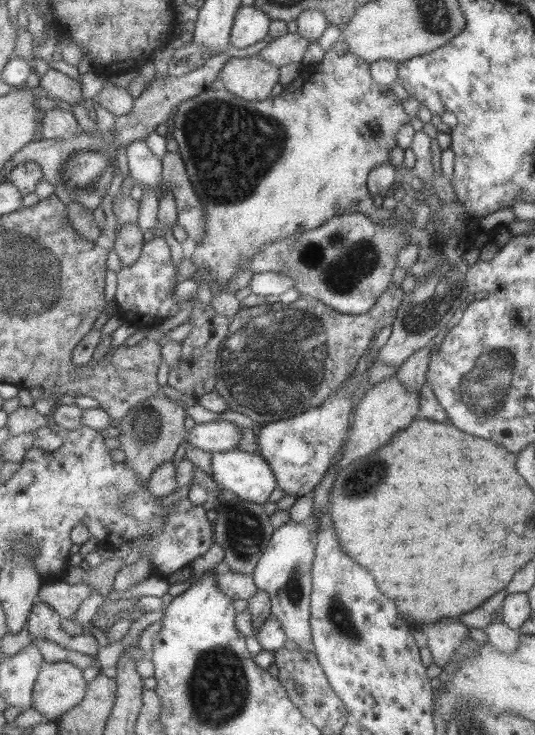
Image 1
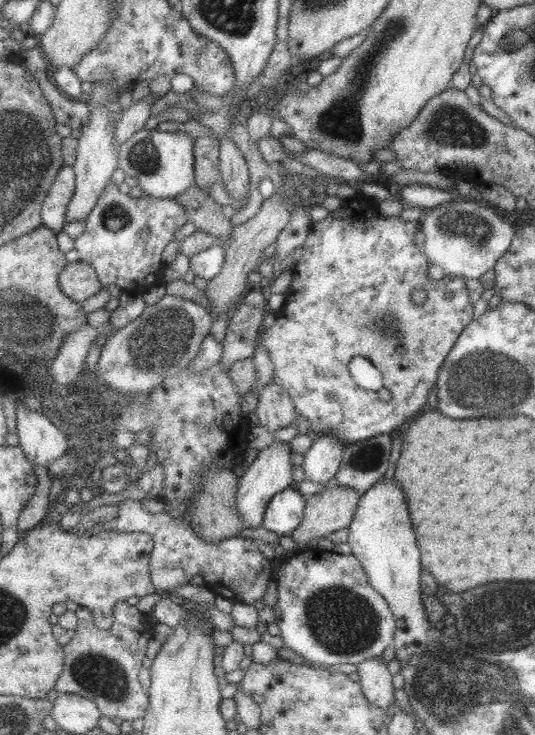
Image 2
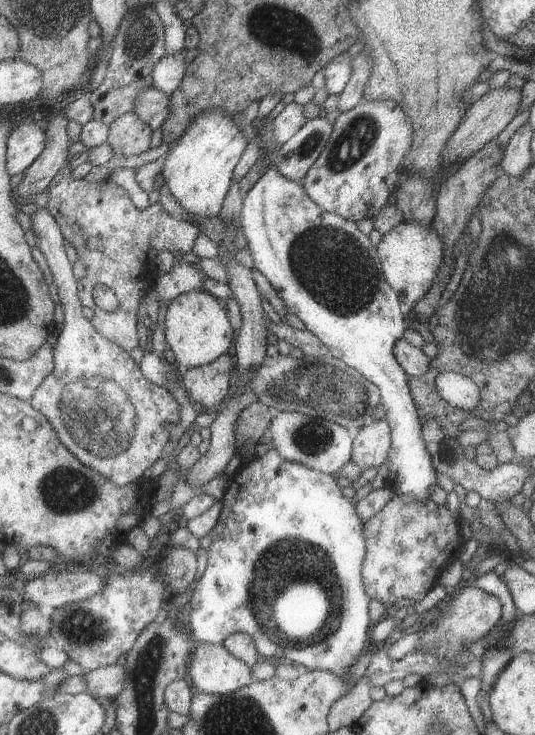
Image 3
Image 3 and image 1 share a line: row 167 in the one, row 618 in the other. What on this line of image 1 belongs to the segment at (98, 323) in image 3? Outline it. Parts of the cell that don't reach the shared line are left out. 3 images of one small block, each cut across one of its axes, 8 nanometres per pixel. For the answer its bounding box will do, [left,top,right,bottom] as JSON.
[39,580,91,619]

